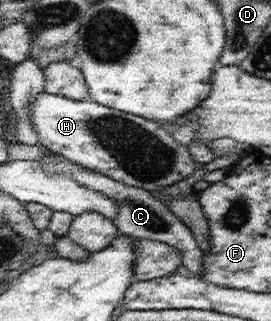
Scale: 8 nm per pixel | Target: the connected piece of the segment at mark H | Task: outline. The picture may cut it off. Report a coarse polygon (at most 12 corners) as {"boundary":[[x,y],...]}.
{"boundary":[[41,92],[38,144],[157,192],[195,171],[157,121]]}

